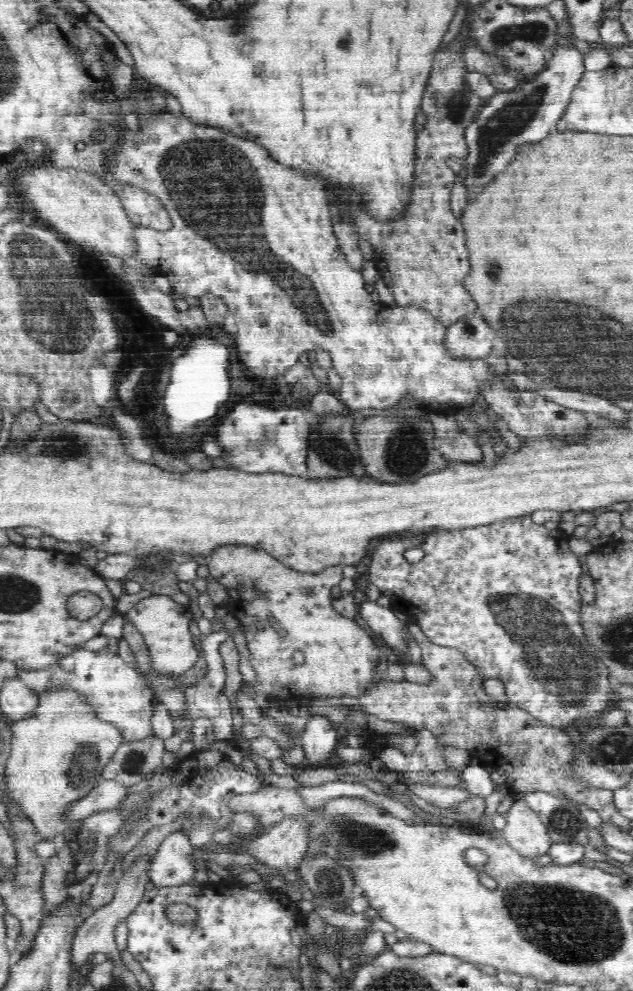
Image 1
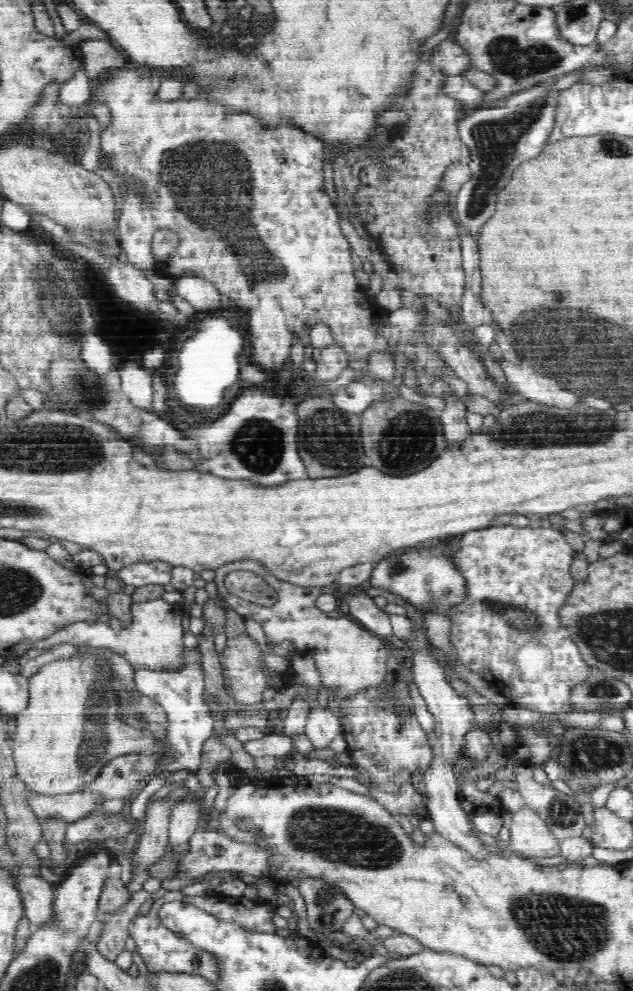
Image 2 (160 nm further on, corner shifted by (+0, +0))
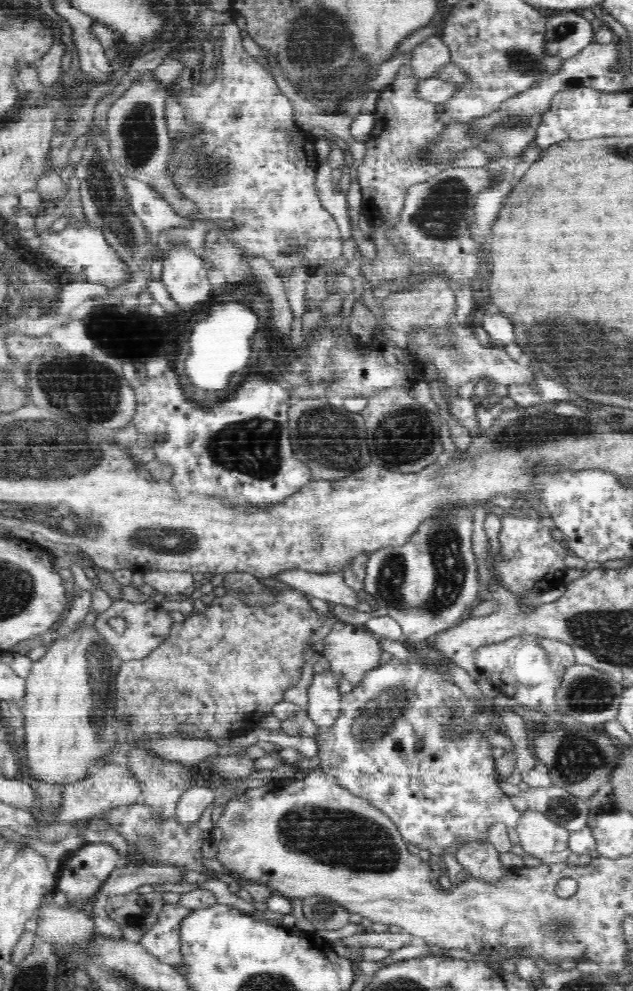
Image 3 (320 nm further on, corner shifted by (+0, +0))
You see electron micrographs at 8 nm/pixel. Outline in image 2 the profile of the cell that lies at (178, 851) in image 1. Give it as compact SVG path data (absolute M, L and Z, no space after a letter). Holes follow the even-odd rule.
M189 797L184 801L172 804L169 818L168 843L172 848L189 844L196 834L201 820L200 801L192 801Z

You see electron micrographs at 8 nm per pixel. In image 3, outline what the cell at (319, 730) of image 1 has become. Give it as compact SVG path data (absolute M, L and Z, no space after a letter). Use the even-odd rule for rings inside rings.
M330 672L316 673L308 687L307 695L309 698L308 717L318 728L318 733L332 730L340 712L339 702L342 697L338 691L337 680Z

